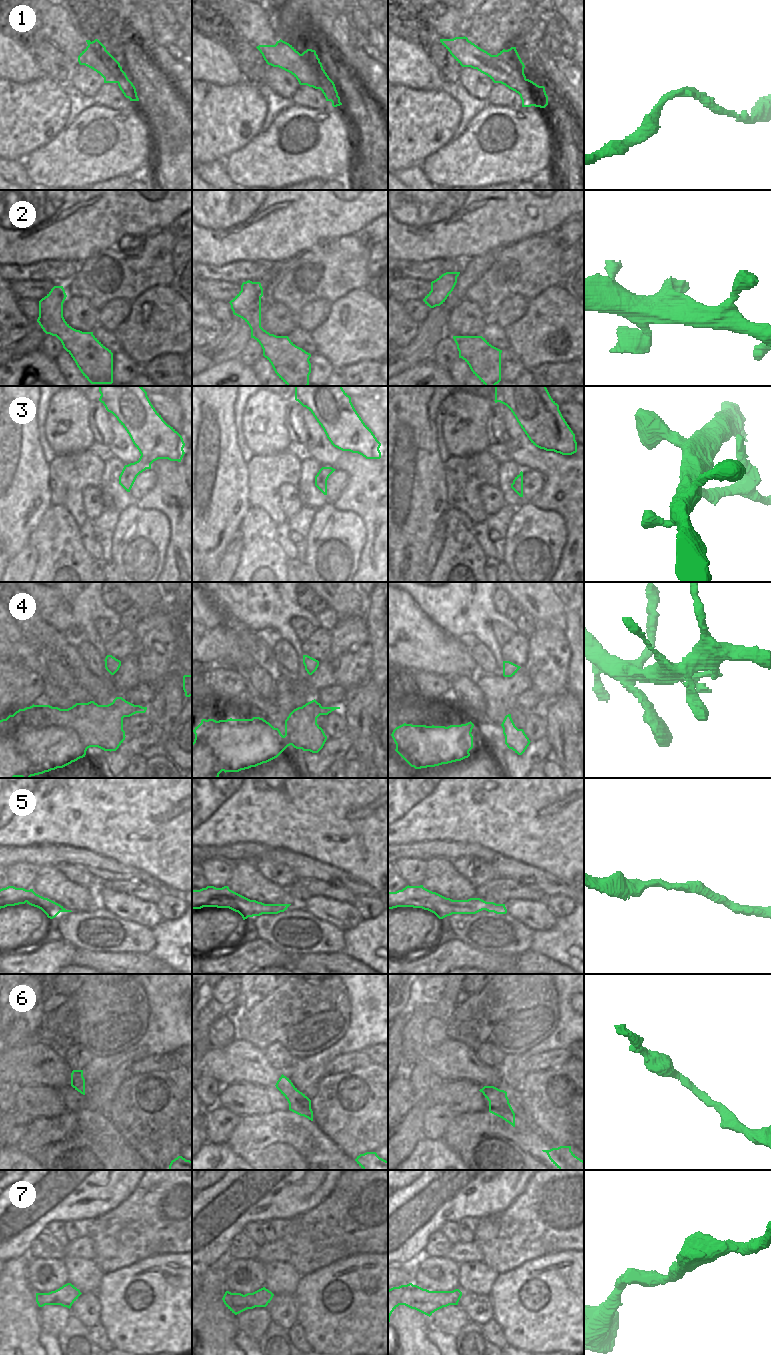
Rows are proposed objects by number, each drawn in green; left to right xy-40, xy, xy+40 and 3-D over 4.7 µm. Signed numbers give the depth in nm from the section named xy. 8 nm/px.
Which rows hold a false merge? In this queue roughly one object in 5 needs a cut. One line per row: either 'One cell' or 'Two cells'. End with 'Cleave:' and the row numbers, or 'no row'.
1: One cell
2: One cell
3: Two cells
4: One cell
5: One cell
6: One cell
7: One cell
Cleave: 3.

